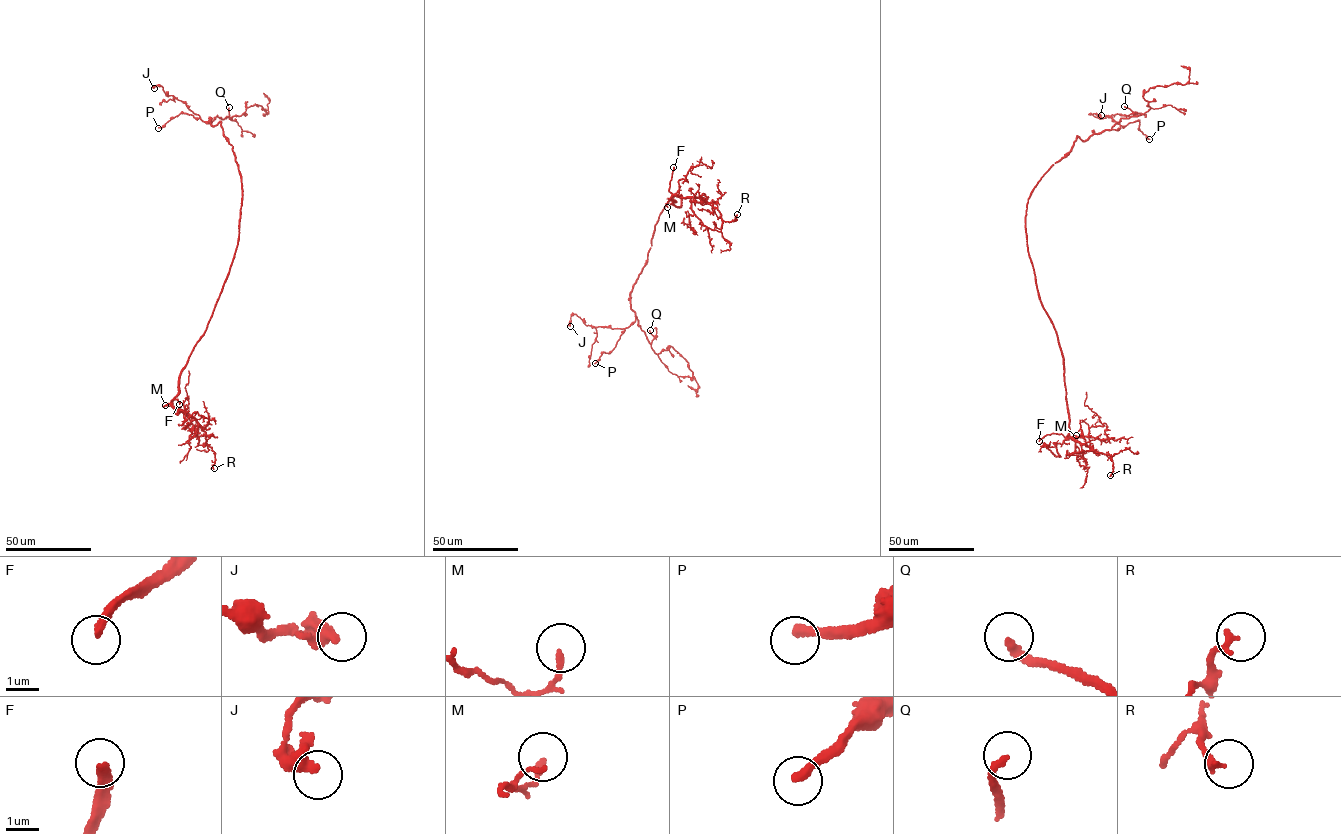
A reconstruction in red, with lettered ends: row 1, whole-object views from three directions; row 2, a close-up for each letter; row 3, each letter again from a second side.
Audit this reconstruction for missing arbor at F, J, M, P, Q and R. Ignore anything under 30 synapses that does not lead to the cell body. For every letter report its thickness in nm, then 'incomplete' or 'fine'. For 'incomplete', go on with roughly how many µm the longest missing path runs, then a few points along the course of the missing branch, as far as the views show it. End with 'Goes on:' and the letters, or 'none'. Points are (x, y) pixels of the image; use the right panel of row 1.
F: 280 nm | incomplete | 30 µm | (1039, 441), (1032, 445), (1025, 440), (1006, 450)
J: 300 nm | fine
M: 190 nm | fine
P: 300 nm | incomplete | 45 µm | (1149, 139), (1158, 141), (1161, 127), (1141, 115)
Q: 240 nm | incomplete | 35 µm | (1124, 106), (1123, 73)
R: 190 nm | fine
Goes on: F, P, Q

